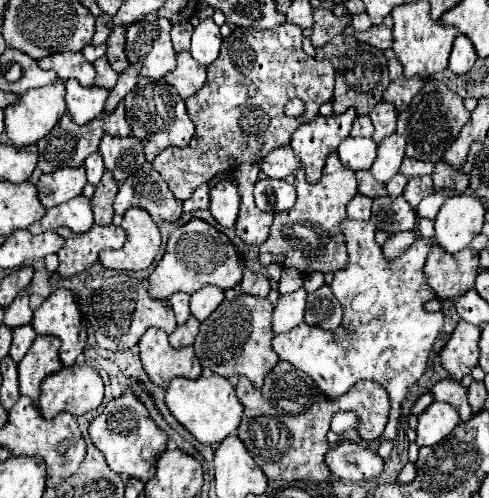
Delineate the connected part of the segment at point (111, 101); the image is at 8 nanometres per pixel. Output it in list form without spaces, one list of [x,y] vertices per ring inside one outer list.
[[[131,64],[125,72],[119,74],[119,80],[117,80],[115,88],[109,92],[109,98],[107,98],[107,104],[105,104],[105,112],[107,112],[107,114],[111,114],[111,112],[117,108],[117,104],[135,88],[137,76],[139,76],[137,64]]]

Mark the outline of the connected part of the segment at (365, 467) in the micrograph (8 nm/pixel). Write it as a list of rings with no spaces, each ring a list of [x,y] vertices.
[[[347,440],[341,442],[337,448],[329,450],[327,464],[333,476],[337,476],[339,480],[355,480],[355,482],[377,478],[383,470],[383,458],[377,452],[369,450],[363,444]]]

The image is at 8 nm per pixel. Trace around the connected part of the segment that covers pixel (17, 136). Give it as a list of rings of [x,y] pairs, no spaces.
[[[59,80],[51,86],[33,88],[19,96],[17,102],[9,104],[9,108],[5,108],[5,132],[13,146],[29,146],[41,140],[45,134],[49,134],[63,114],[65,114],[65,88],[63,82]]]

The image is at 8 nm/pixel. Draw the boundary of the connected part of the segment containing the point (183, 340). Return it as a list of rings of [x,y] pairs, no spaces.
[[[189,316],[189,320],[185,324],[181,324],[181,326],[175,328],[175,332],[169,336],[169,342],[171,342],[173,348],[191,346],[193,340],[195,340],[195,336],[197,336],[197,332],[199,332],[199,322],[197,322],[197,318]]]

